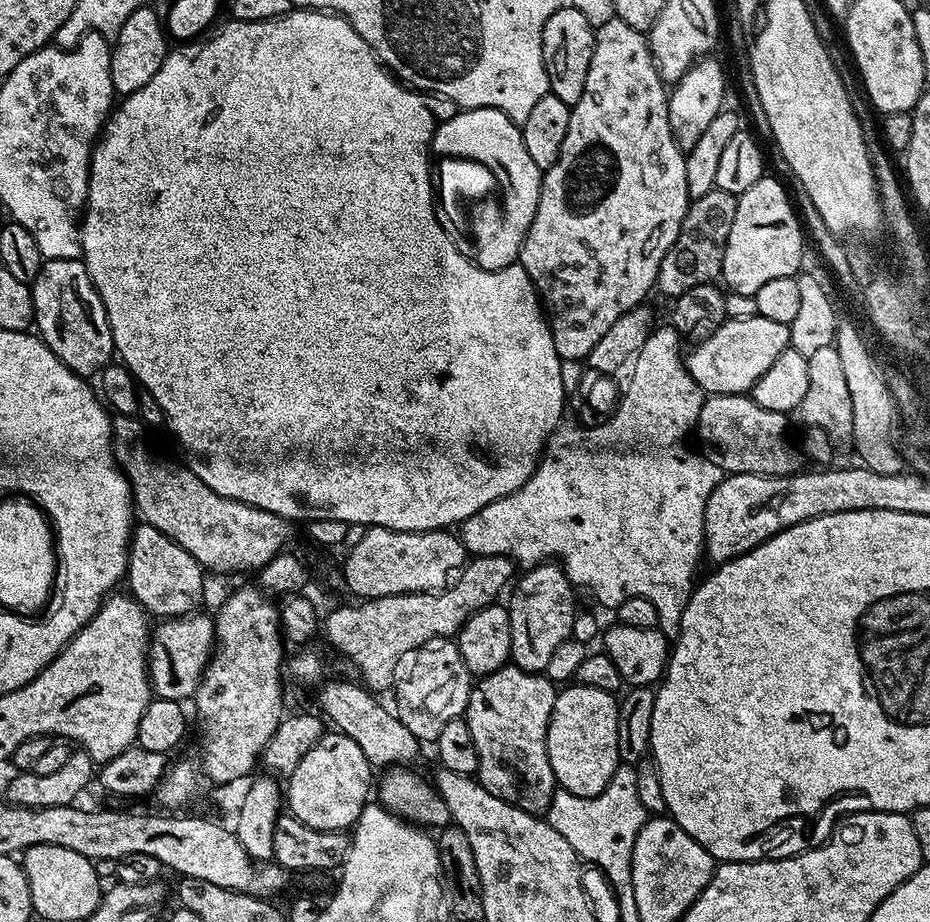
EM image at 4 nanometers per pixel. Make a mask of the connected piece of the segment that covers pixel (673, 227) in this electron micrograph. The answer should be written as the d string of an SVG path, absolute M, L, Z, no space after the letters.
M613 18L605 25L596 28L594 54L590 58L590 70L586 70L586 87L582 89L582 98L571 105L570 126L566 126L566 138L562 142L562 154L558 154L558 162L543 173L540 182L540 197L538 210L534 214L534 222L530 222L530 230L520 247L518 263L530 274L532 283L540 293L542 307L546 313L548 327L552 329L554 350L561 361L583 361L598 346L602 334L622 318L632 308L639 308L645 303L648 291L656 288L658 270L662 266L662 258L666 258L666 250L674 246L678 234L682 230L682 222L686 218L686 210L690 197L686 190L686 153L676 144L674 134L670 130L668 117L669 89L666 81L660 75L655 58L652 56L649 37L643 32L634 30L634 26L626 26L626 22Z

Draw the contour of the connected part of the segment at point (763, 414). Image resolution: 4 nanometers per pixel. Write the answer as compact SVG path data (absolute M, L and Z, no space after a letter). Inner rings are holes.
M709 395L705 399L700 417L696 420L694 436L700 439L699 451L714 466L720 468L721 473L731 474L734 472L745 472L746 474L758 474L759 476L791 476L801 471L802 453L797 437L792 436L788 429L789 417L783 412L766 410L754 402L751 395L742 396L714 396Z

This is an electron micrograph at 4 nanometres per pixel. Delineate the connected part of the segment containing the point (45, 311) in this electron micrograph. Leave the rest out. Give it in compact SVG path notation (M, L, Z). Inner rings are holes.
M83 259L44 260L38 278L32 281L30 287L36 311L35 331L71 372L92 378L113 363L116 347L108 311L104 308Z

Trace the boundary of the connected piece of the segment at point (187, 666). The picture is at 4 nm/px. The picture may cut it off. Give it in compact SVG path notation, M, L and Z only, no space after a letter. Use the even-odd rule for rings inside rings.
M189 614L165 619L155 625L148 645L148 679L152 681L152 691L162 700L179 700L188 702L196 695L196 688L200 685L200 679L204 677L204 669L208 661L212 659L214 645L216 643L216 625L213 617L200 616L201 614Z

